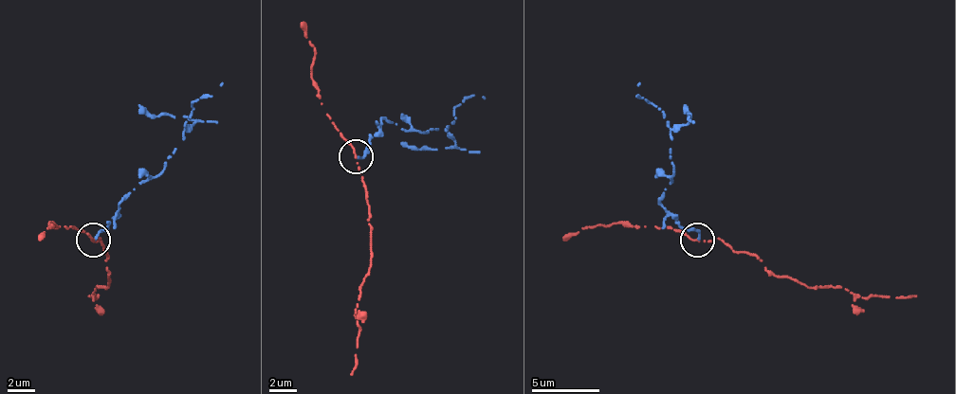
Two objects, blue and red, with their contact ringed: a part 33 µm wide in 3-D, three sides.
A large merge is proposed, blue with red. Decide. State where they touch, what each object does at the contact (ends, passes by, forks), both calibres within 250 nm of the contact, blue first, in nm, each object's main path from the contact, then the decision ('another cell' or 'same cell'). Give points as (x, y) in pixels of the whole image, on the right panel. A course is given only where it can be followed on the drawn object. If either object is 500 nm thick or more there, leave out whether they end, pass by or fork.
(697, 240) | blue ends | red passes by | 200/140 nm | blue via (698, 239), (695, 229), (685, 229), (661, 205), (674, 171), (671, 141), (664, 114), (637, 97), (640, 83) | red via (698, 239), (722, 239), (736, 253), (756, 253), (776, 277), (807, 287), (840, 287), (851, 294), (915, 296) | another cell

